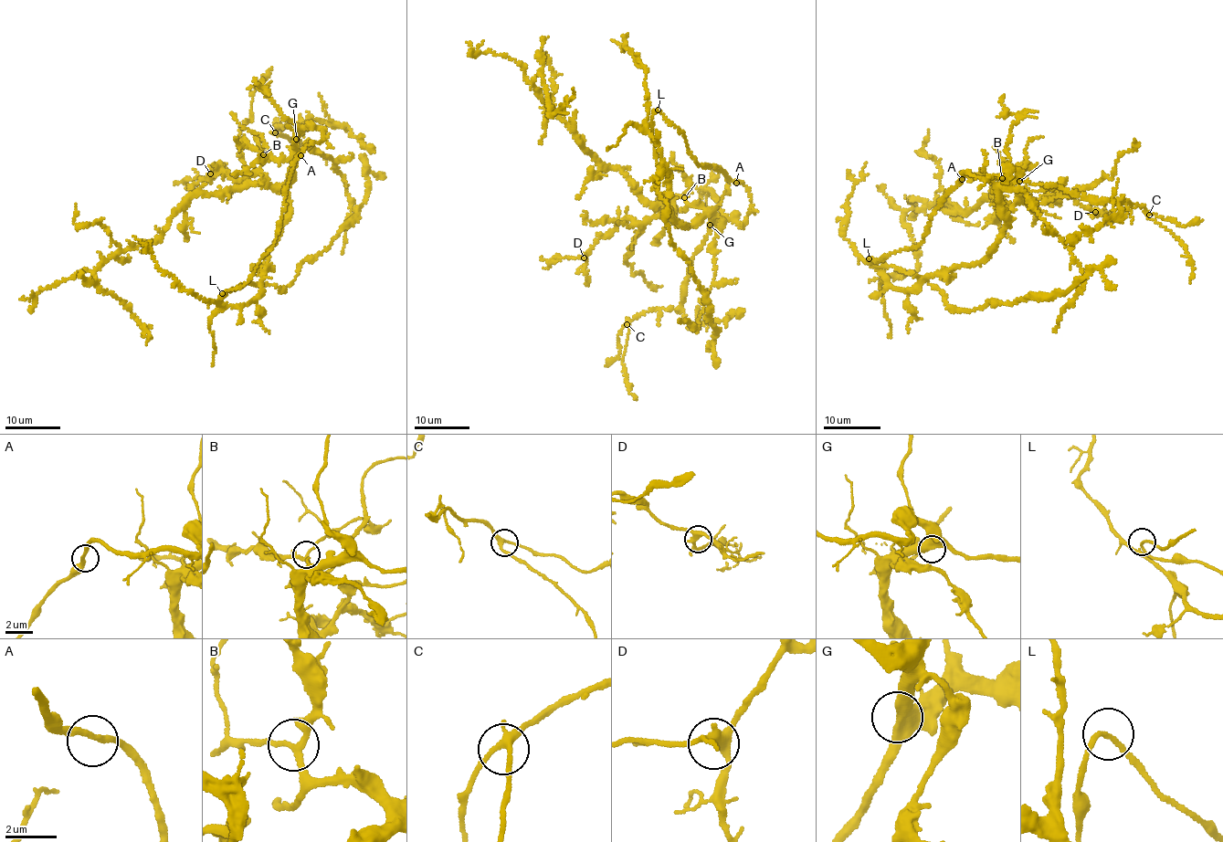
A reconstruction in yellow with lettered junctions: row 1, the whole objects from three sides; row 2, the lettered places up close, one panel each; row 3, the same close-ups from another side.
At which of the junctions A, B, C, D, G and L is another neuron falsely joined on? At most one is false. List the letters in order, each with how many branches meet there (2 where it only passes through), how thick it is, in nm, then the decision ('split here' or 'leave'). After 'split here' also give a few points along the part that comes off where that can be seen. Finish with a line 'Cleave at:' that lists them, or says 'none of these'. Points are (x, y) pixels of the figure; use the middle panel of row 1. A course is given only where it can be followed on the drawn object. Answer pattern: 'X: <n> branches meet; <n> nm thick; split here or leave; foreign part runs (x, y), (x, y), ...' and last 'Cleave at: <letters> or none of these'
A: 2 branches meet; 240 nm thick; leave
B: 3 branches meet; 190 nm thick; leave
C: 3 branches meet; 240 nm thick; leave
D: 3 branches meet; 320 nm thick; leave
G: 2 branches meet; 500 nm thick; leave
L: 2 branches meet; 160 nm thick; leave
Cleave at: none of these

